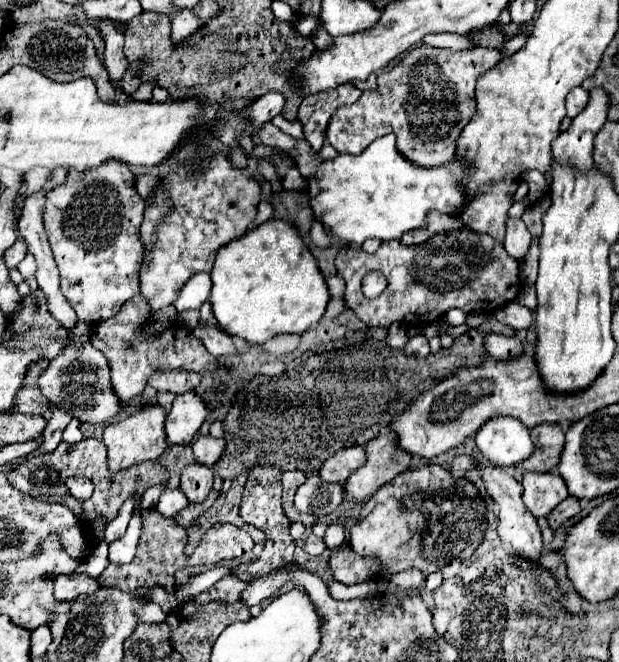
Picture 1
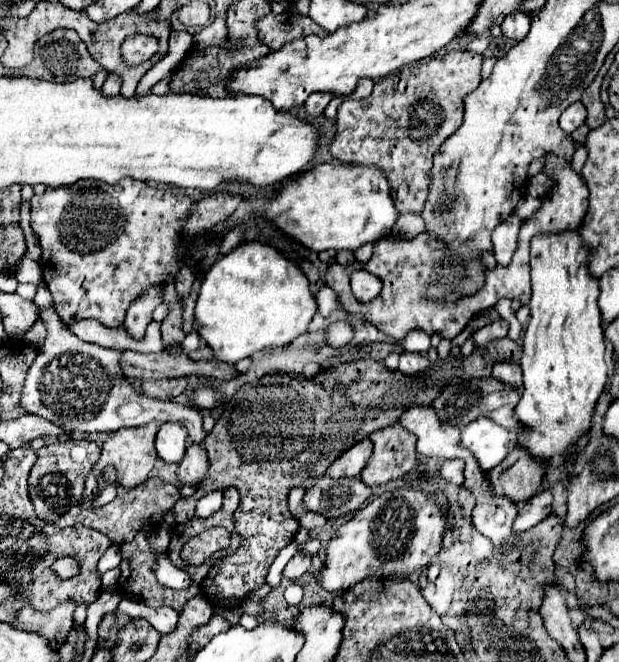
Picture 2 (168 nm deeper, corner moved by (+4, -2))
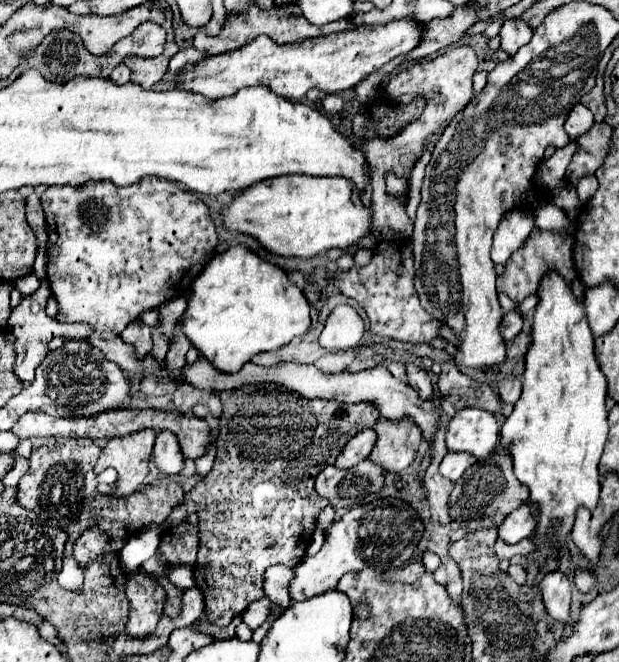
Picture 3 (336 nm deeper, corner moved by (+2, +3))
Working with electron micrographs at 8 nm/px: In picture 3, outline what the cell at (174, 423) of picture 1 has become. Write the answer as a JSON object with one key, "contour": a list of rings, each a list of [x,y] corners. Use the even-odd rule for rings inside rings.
{"contour":[[[160,431],[154,445],[154,463],[160,471],[174,475],[180,473],[184,467],[184,455],[180,451],[180,445],[176,441],[176,435],[170,431]]]}

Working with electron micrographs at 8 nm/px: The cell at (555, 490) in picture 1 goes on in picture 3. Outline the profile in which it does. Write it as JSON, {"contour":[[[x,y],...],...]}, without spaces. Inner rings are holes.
{"contour":[[[524,503],[520,509],[512,511],[498,529],[500,539],[506,543],[518,543],[526,537],[532,537],[532,533],[536,531],[536,517],[532,515],[530,503]]]}

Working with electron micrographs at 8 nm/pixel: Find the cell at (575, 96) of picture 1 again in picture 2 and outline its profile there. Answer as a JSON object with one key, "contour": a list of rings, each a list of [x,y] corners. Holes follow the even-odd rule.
{"contour":[[[576,102],[574,106],[568,106],[560,116],[560,128],[566,134],[572,134],[584,122],[586,122],[586,108],[582,106],[582,102]]]}

